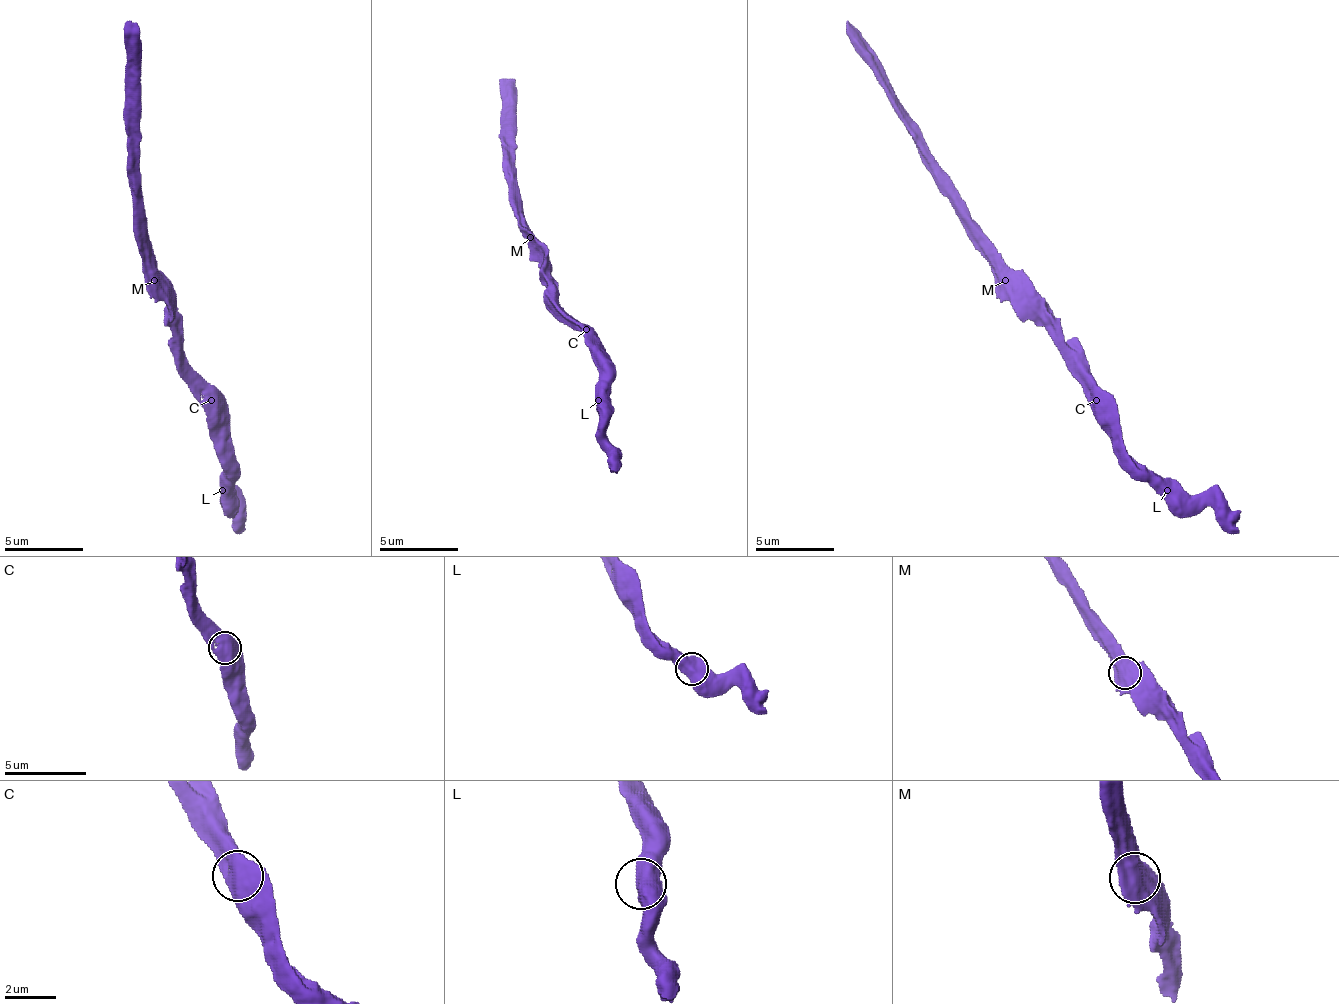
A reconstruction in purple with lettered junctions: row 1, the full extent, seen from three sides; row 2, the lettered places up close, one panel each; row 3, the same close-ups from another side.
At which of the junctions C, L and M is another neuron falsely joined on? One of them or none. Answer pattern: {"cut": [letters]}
{"cut": []}

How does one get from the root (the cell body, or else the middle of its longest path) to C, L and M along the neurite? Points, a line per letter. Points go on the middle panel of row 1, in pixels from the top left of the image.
C: (551, 270), (551, 297), (586, 329)
L: (551, 270), (551, 297), (582, 329), (582, 337), (598, 368), (598, 400)
M: (551, 270), (547, 254), (531, 238)

